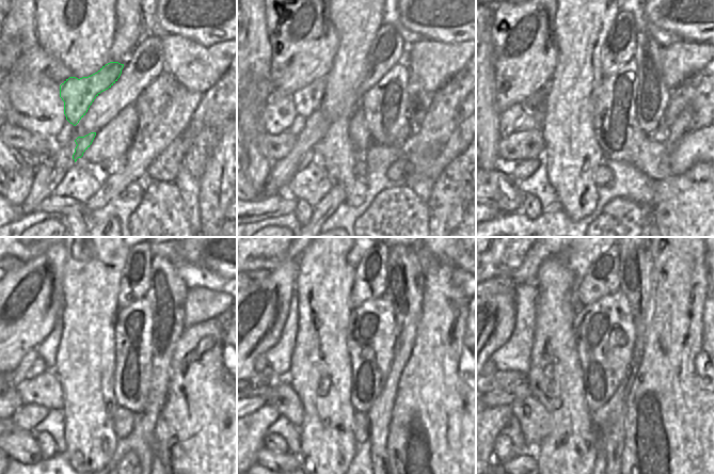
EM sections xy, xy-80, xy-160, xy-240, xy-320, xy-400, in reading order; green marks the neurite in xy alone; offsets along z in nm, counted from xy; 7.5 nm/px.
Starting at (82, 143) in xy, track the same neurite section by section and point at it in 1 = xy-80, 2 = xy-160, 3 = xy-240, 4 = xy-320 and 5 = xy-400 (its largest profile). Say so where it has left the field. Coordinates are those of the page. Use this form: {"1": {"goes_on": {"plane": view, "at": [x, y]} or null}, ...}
{"1": {"goes_on": {"plane": "xy-80", "at": [308, 156]}}, "2": {"goes_on": {"plane": "xy-160", "at": [521, 171]}}, "3": {"goes_on": {"plane": "xy-240", "at": [30, 414]}}, "4": {"goes_on": {"plane": "xy-320", "at": [258, 422]}}, "5": {"goes_on": {"plane": "xy-400", "at": [497, 417]}}}

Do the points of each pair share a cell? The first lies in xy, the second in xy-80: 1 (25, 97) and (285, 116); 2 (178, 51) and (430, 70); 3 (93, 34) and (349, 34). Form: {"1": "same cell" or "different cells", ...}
{"1": "same cell", "2": "same cell", "3": "different cells"}

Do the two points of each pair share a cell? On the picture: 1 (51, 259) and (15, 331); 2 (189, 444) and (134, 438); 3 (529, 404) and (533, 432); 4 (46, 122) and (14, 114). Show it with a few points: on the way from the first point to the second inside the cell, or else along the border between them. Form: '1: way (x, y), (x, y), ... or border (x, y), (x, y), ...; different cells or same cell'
1: way (42, 274), (30, 298), (18, 312); same cell
2: border (153, 431), (153, 438), (158, 447), (158, 456); different cells
3: way (529, 411), (533, 416), (533, 425); same cell
4: way (38, 120), (35, 116), (21, 115); same cell

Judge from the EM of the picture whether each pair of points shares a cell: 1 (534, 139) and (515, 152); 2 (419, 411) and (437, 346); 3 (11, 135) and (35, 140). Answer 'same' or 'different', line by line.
1: same
2: same
3: same

